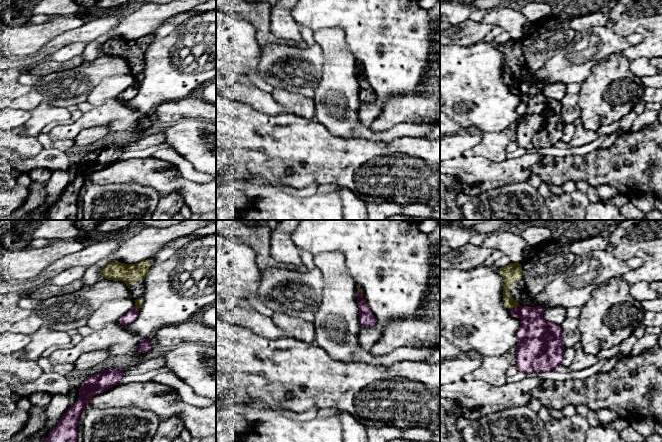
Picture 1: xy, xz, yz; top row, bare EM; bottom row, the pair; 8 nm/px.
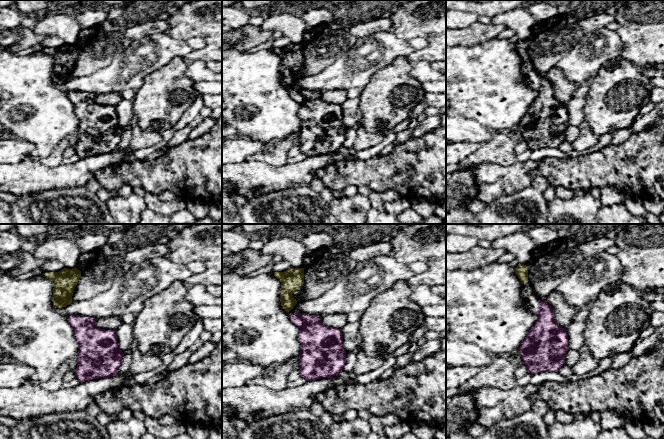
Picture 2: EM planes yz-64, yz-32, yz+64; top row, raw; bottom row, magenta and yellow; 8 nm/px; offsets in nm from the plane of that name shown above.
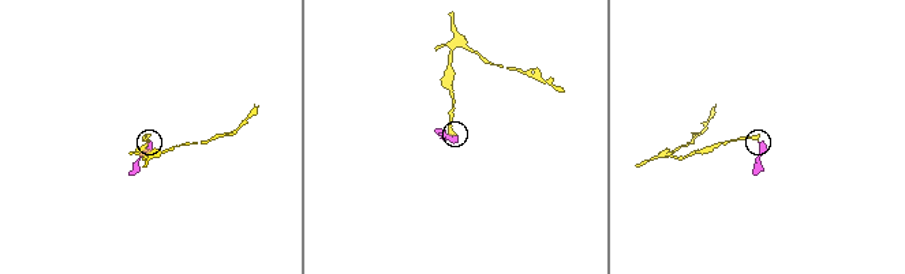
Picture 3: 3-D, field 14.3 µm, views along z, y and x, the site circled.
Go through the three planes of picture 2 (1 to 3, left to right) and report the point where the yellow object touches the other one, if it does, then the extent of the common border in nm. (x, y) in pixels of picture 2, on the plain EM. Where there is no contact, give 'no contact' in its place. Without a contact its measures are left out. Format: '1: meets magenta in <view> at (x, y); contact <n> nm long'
1: no contact
2: no contact
3: no contact

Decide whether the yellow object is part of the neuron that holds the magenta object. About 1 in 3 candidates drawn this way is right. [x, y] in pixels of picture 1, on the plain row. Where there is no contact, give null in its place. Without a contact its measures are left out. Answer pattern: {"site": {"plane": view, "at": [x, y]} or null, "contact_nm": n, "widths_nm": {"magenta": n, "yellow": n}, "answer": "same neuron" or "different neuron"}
{"site": {"plane": "yz", "at": [514, 84]}, "contact_nm": 90, "widths_nm": {"magenta": 260, "yellow": 100}, "answer": "same neuron"}

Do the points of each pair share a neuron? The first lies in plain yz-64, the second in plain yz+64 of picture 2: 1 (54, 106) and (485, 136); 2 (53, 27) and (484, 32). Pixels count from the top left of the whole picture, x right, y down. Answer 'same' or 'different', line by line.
1: different
2: different

